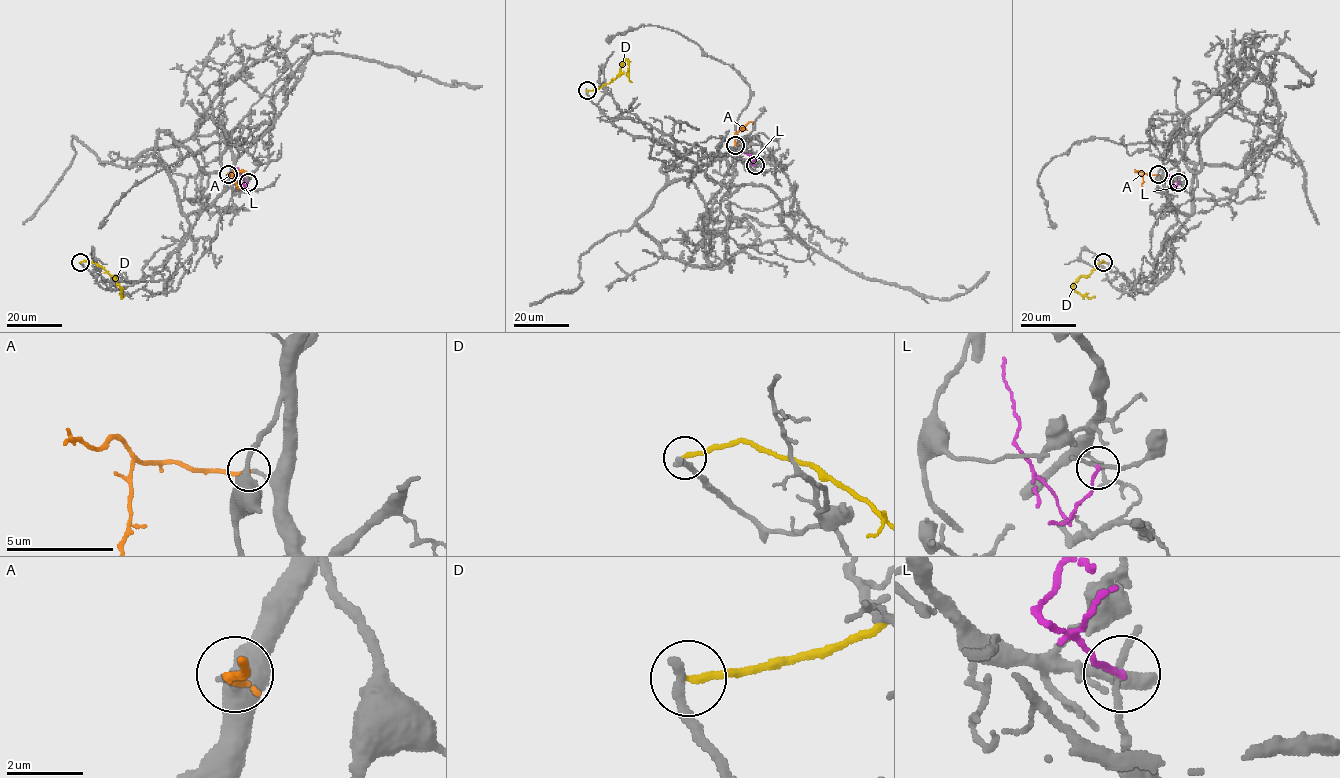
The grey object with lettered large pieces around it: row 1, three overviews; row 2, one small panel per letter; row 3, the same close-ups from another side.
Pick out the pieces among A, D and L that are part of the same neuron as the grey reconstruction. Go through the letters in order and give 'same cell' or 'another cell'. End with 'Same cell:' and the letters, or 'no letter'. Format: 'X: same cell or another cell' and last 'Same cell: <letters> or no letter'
A: same cell
D: another cell
L: another cell
Same cell: A

